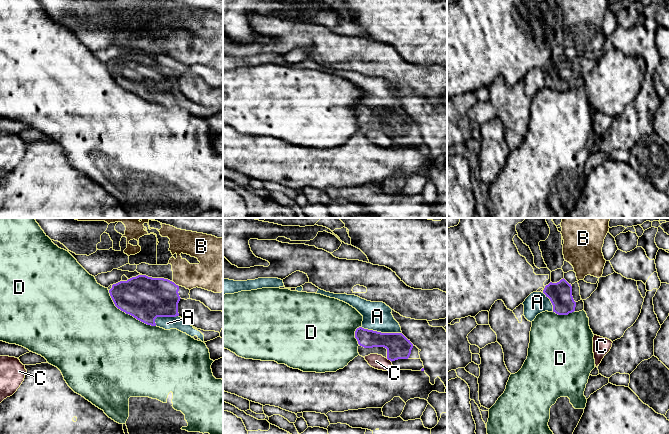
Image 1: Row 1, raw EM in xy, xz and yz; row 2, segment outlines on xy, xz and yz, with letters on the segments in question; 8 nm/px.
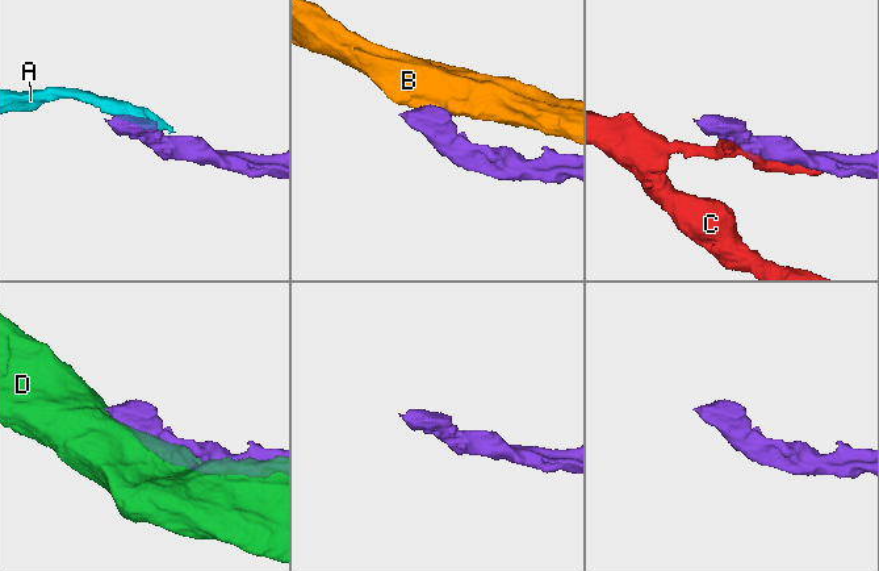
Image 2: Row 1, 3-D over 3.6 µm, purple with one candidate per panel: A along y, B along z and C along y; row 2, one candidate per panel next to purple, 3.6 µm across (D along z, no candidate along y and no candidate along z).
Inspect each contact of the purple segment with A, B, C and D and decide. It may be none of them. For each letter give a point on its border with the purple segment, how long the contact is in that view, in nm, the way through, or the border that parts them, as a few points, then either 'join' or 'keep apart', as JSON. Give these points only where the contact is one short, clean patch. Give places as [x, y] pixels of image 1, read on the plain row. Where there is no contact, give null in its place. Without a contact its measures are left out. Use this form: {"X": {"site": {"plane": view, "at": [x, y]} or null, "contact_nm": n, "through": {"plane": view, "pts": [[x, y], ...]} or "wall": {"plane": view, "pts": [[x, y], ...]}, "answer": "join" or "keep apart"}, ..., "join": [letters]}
{"A": {"site": {"plane": "xz", "at": [380, 108]}, "contact_nm": 340, "answer": "join"}, "B": {"site": {"plane": "xy", "at": [174, 59]}, "contact_nm": 50, "answer": "keep apart"}, "C": {"site": {"plane": "xz", "at": [389, 135]}, "contact_nm": 60, "answer": "keep apart"}, "D": {"site": {"plane": "xy", "at": [128, 89]}, "contact_nm": 480, "answer": "keep apart"}, "join": ["A"]}

